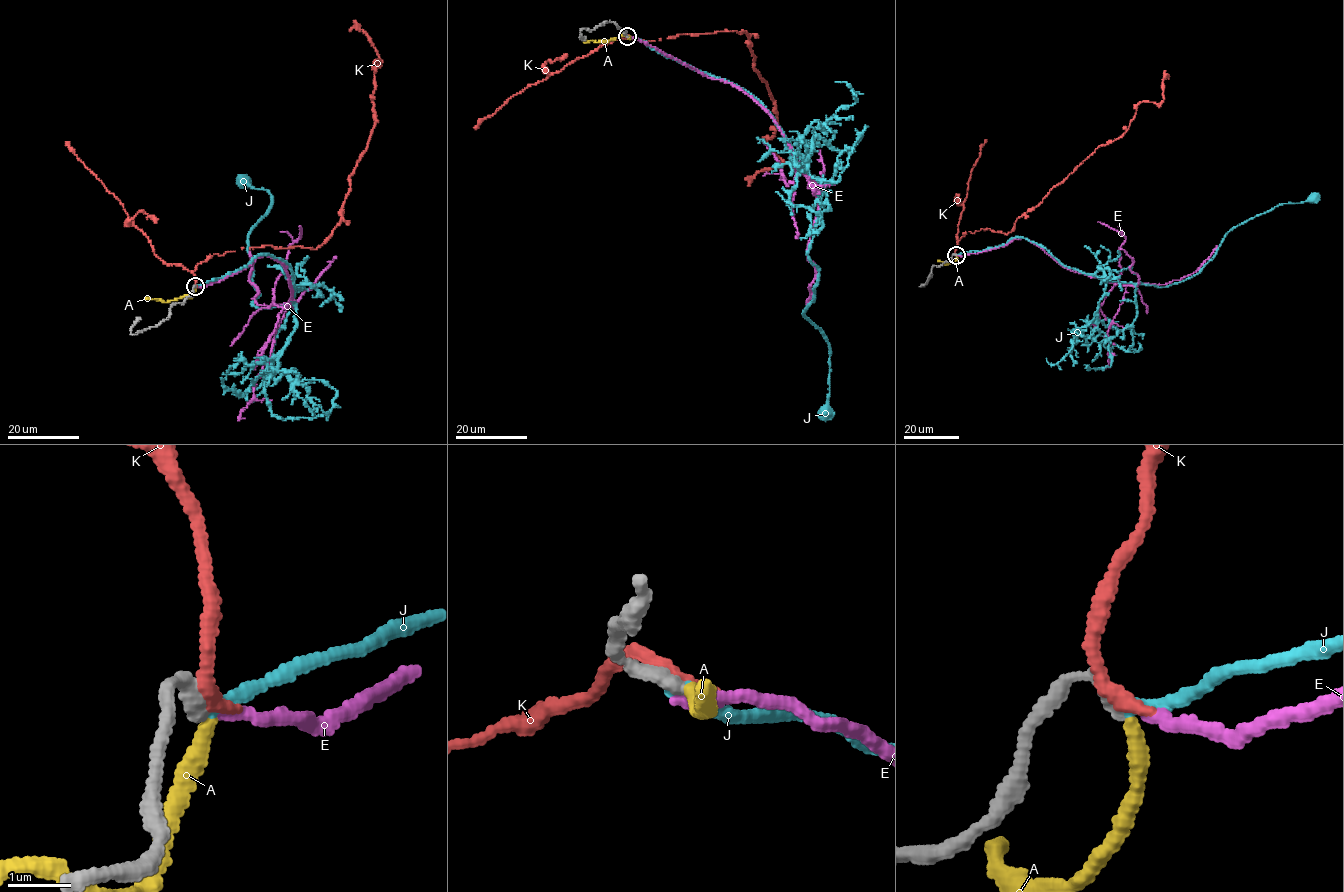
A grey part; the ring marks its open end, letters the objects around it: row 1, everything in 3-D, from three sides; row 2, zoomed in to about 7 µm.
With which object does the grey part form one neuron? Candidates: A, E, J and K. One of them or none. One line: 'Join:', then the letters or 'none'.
Join: J

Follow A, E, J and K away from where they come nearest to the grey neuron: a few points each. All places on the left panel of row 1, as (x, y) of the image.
A: (195, 287), (192, 296), (162, 302), (145, 298)
E: (195, 286), (219, 281), (266, 255), (283, 263), (292, 291), (286, 306), (291, 306), (255, 303), (250, 250)
J: (195, 286), (270, 254), (290, 268), (294, 303), (251, 304), (258, 292), (248, 236), (272, 201), (243, 182)
K: (195, 286), (193, 270), (213, 254), (317, 248), (339, 223), (376, 121), (380, 58), (368, 35), (348, 31)

